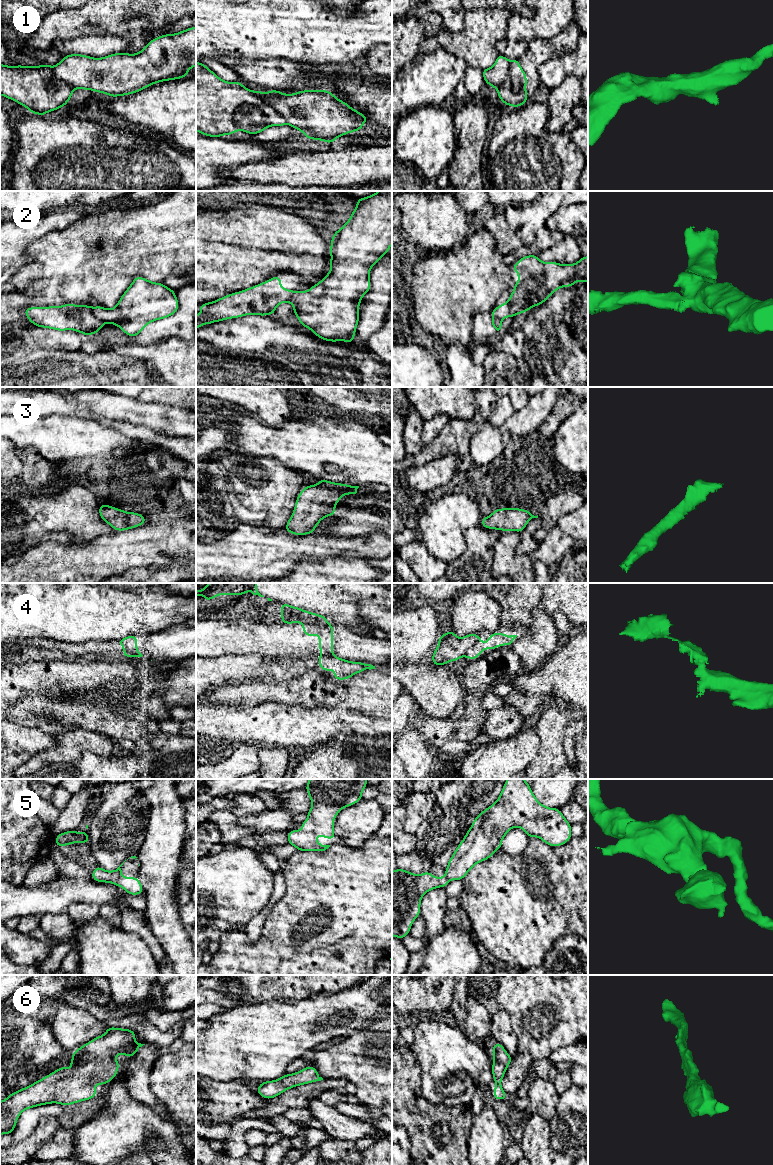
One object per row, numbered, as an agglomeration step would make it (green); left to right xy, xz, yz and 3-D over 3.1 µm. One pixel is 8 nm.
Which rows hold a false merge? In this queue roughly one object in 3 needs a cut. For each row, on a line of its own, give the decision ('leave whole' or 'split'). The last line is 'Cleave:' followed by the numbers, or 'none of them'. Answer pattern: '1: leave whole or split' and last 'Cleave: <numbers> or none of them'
1: split
2: split
3: leave whole
4: split
5: leave whole
6: leave whole
Cleave: 1, 2, 4

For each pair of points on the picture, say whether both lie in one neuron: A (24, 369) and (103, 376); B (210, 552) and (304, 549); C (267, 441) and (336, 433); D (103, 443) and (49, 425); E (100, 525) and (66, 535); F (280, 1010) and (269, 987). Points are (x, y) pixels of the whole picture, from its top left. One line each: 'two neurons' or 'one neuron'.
A: one neuron
B: one neuron
C: one neuron
D: one neuron
E: one neuron
F: two neurons

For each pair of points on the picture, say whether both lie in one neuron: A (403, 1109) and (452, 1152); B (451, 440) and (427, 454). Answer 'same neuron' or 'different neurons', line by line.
A: same neuron
B: same neuron

